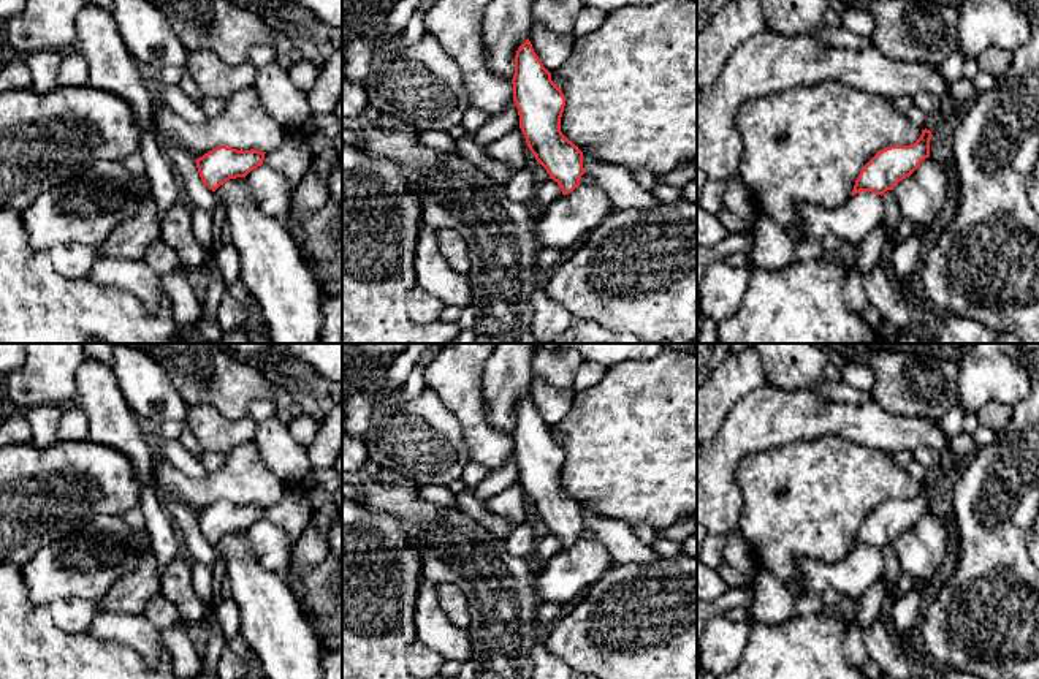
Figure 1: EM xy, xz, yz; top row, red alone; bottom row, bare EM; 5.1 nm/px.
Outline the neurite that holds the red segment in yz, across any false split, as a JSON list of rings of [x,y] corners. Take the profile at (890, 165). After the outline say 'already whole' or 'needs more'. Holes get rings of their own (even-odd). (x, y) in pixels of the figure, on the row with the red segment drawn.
[[[925,128],[914,144],[879,150],[860,171],[852,196],[860,192],[882,196],[887,190],[893,190],[900,180],[909,177],[930,157],[931,136],[931,131]]]; already whole

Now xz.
[[[529,38],[516,51],[512,84],[529,150],[550,179],[559,184],[562,195],[572,193],[584,174],[583,152],[561,131],[565,97],[551,81]]]; already whole

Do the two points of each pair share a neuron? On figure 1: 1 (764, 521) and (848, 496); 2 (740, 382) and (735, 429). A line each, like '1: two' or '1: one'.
1: one
2: two

